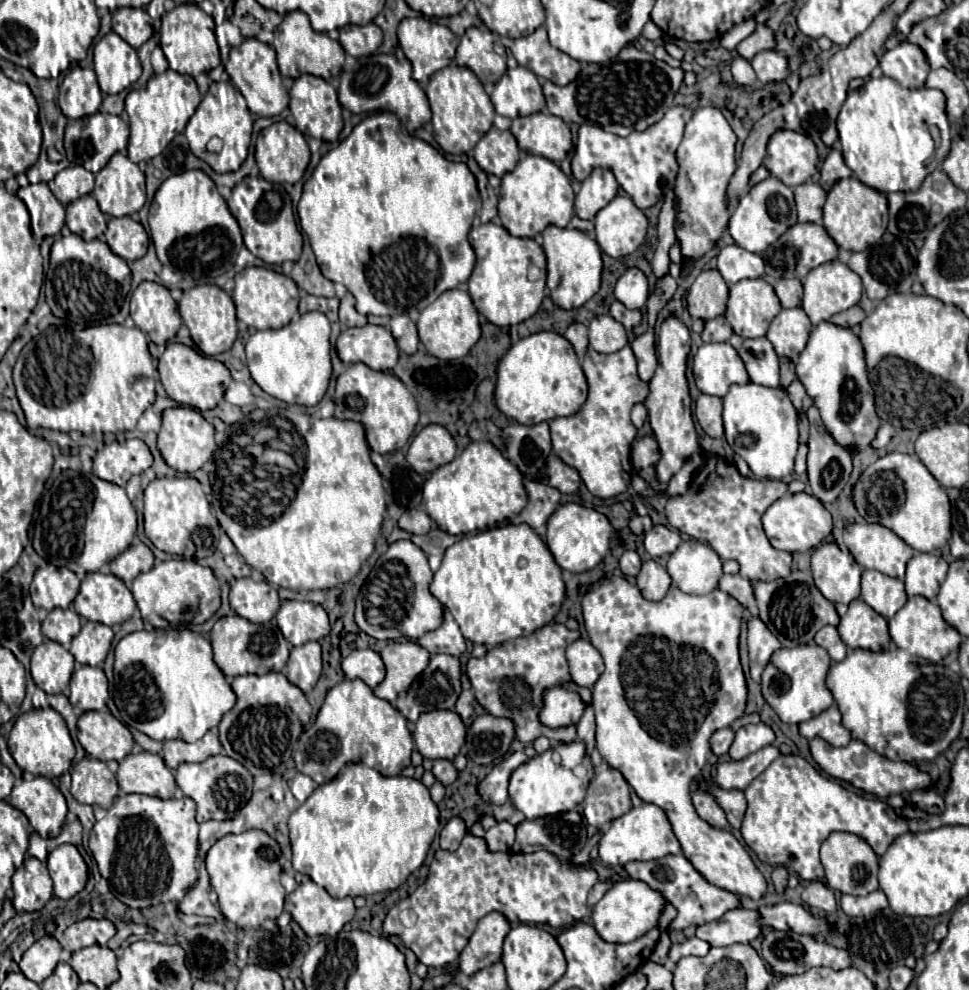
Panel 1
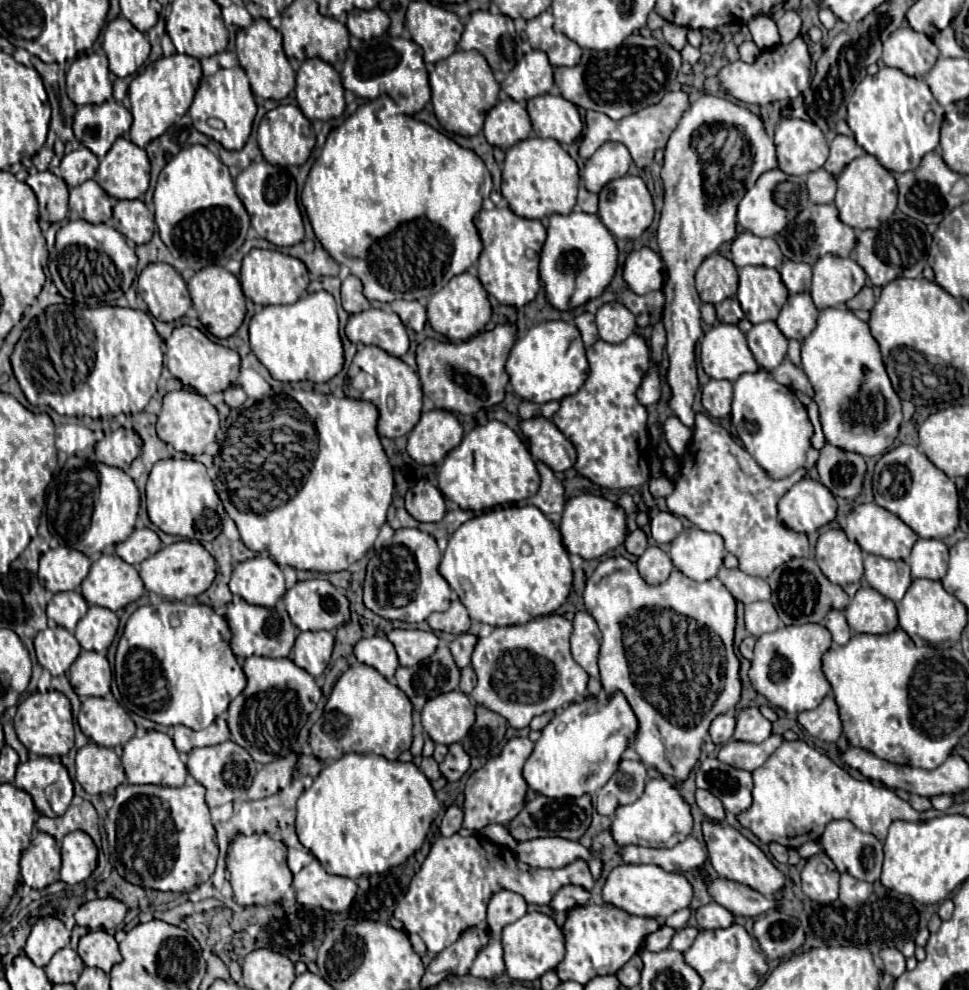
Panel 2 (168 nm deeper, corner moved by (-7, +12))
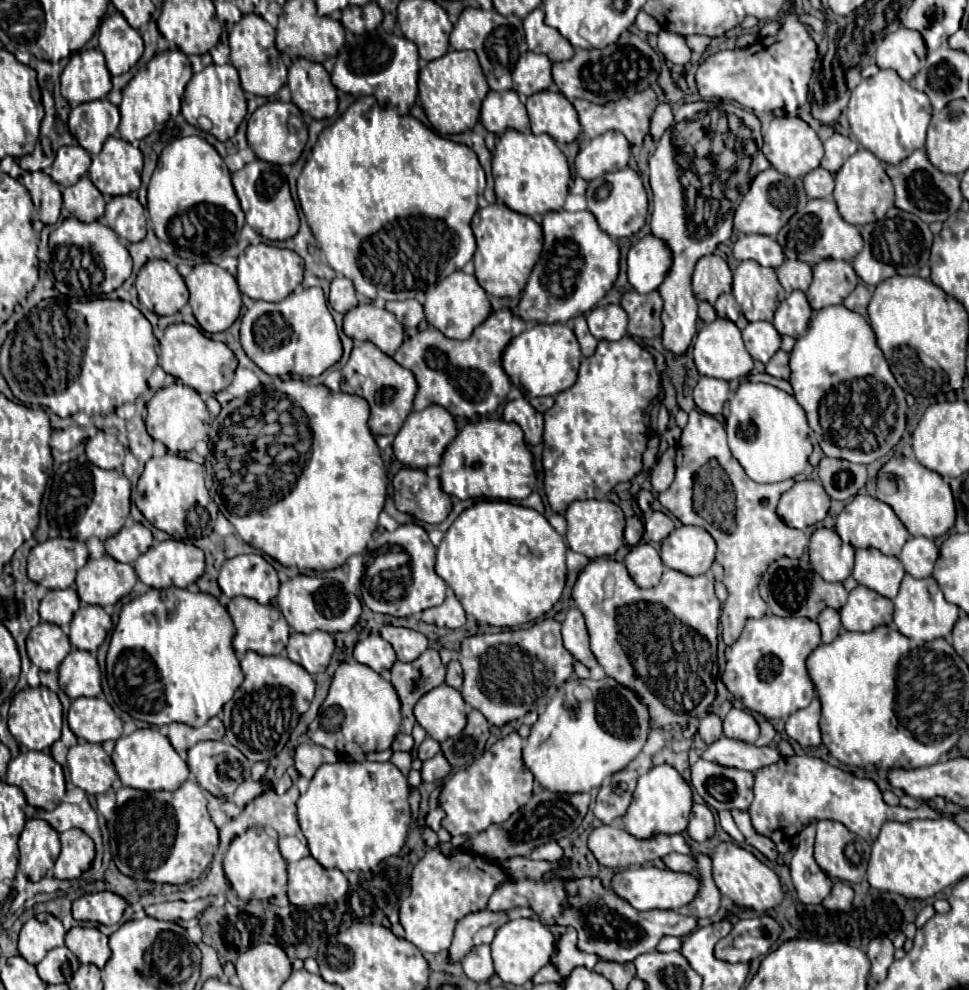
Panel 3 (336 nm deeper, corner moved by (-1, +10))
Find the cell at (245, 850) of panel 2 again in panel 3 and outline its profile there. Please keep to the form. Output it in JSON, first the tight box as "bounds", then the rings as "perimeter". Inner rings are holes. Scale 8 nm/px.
{"bounds":[224,829,286,899],"perimeter":[[[248,829],[234,837],[224,855],[224,871],[232,889],[240,899],[270,899],[286,885],[286,861],[278,849],[278,837],[268,835],[264,829]]]}

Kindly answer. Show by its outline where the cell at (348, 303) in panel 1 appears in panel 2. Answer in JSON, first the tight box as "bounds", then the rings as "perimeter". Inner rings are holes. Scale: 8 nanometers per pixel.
{"bounds":[342,275,370,313],"perimeter":[[[348,275],[342,281],[342,307],[348,313],[362,313],[370,309],[370,303],[362,293],[362,283],[354,275]]]}

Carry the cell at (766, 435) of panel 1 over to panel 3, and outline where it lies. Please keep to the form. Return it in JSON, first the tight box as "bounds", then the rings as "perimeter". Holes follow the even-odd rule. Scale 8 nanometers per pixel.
{"bounds":[724,381,812,483],"perimeter":[[[742,381],[730,397],[724,417],[728,447],[750,479],[758,483],[778,483],[806,469],[812,453],[812,429],[808,427],[804,409],[790,393],[766,383]]]}

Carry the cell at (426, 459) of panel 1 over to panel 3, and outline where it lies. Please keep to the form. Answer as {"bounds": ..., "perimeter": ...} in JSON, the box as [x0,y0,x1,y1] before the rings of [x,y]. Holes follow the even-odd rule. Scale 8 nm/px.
{"bounds":[392,407,456,469],"perimeter":[[[426,407],[424,411],[412,411],[400,431],[394,437],[392,449],[394,455],[400,463],[406,467],[416,467],[416,469],[426,469],[432,465],[440,465],[442,453],[448,447],[448,443],[456,437],[456,423],[454,417],[444,409],[444,407]]]}

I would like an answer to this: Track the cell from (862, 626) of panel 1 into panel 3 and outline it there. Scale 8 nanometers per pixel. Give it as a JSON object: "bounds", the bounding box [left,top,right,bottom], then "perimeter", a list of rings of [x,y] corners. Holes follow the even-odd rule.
{"bounds":[840,585,892,631],"perimeter":[[[864,585],[854,587],[848,595],[846,605],[840,609],[842,625],[848,631],[872,631],[872,627],[890,625],[892,613],[892,601]]]}

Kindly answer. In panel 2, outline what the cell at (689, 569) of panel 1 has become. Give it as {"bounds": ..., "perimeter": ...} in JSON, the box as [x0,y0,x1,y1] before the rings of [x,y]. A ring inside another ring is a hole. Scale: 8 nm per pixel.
{"bounds":[670,527,724,581],"perimeter":[[[690,527],[672,541],[670,559],[686,577],[708,581],[722,567],[724,541],[718,533],[706,533],[698,527]]]}

